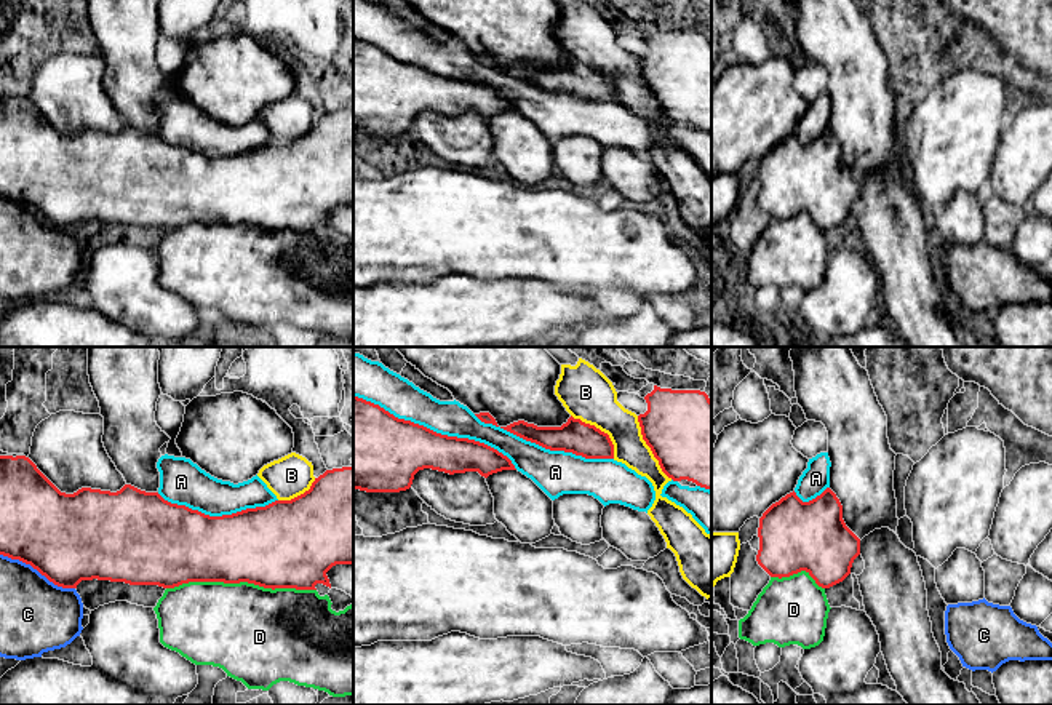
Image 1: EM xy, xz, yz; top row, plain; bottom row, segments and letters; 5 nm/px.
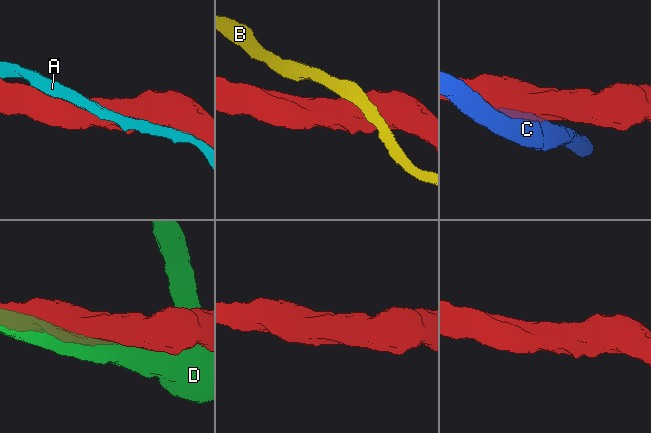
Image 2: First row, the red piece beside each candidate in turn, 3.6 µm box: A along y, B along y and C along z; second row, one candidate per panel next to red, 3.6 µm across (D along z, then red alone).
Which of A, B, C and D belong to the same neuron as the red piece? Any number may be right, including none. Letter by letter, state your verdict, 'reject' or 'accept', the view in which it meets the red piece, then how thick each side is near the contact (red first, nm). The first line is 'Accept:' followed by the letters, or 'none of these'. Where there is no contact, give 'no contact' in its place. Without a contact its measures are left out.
Accept: A
A: accept; meets red in xz; 340 nm thick on the red side, 190 nm on the other
B: reject; meets red in xz; 420 nm thick on the red side, 170 nm on the other
C: reject; meets red in xy; 440 nm thick on the red side, 360 nm on the other
D: reject; meets red in xy; 420 nm thick on the red side, 460 nm on the other

